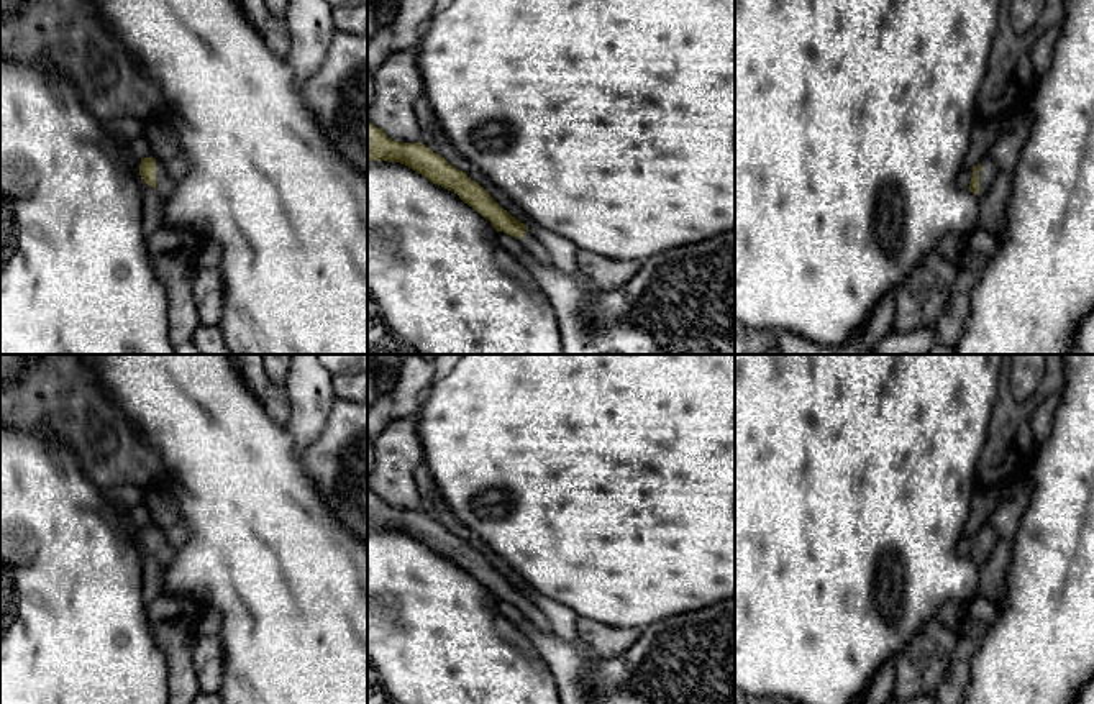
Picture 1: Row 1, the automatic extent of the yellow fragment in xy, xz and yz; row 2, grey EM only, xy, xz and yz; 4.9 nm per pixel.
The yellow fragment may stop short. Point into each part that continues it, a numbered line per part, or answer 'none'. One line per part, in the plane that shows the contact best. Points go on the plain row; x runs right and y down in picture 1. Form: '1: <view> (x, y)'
1: xy (164, 552)

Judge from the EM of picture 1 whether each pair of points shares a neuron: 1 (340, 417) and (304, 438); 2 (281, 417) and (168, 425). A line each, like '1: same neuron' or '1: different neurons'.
1: different neurons
2: different neurons

